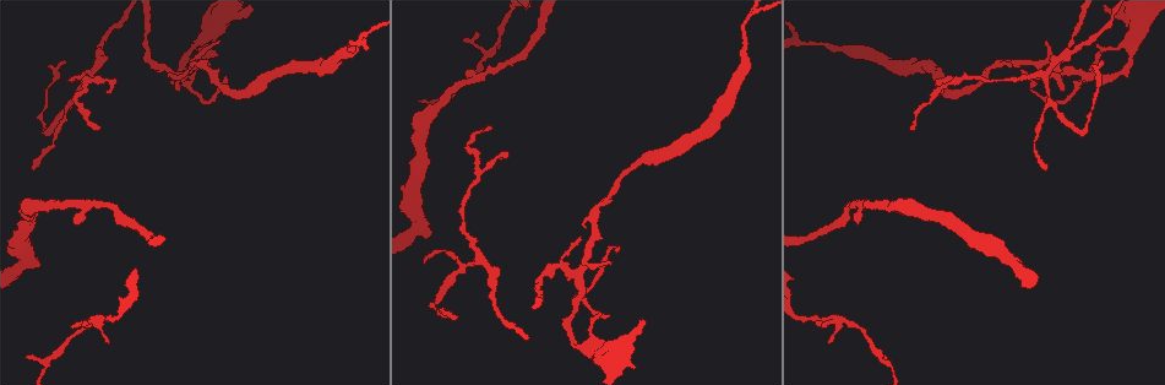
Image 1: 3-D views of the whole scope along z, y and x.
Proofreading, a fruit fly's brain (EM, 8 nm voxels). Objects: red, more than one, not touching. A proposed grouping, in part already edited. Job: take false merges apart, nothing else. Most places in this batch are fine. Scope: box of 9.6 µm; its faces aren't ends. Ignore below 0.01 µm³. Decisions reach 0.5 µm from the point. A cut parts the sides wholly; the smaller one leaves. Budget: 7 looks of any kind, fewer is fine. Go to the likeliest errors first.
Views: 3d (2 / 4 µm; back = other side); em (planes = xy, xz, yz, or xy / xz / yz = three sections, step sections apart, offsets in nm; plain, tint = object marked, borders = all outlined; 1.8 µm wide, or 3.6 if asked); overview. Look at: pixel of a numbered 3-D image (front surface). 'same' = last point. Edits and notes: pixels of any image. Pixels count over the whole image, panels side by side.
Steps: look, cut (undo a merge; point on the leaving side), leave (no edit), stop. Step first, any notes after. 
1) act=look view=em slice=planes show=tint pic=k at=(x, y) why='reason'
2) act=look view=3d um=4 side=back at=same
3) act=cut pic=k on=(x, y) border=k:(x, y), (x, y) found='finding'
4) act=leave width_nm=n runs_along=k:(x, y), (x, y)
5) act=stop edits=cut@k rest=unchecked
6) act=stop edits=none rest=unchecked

act=look view=3d um=4 pic=1 at=(593, 349) why='small branch off a trunk'

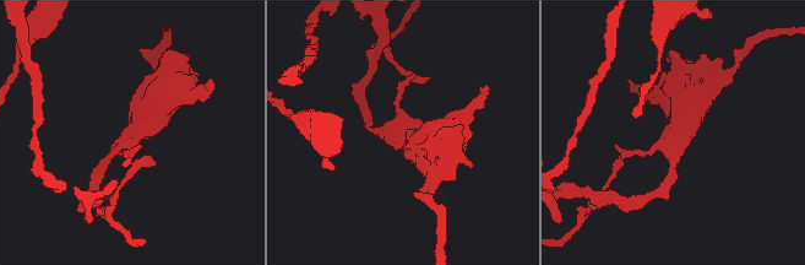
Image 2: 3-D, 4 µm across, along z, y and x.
act=look view=em um=3.6 slice=xy step=16 show=tint pic=2 at=(130, 135) arms=3

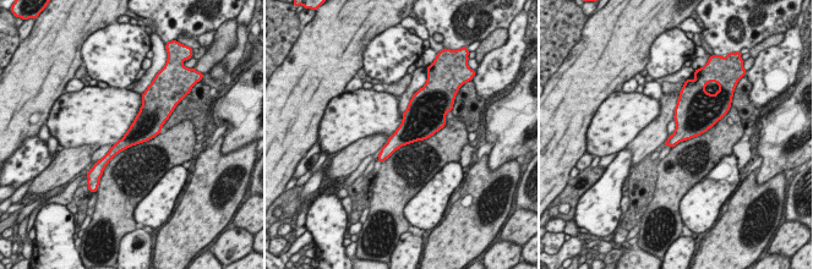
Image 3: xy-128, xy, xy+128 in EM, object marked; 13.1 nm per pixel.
act=look view=em um=3.6 slice=xz step=4 show=tint at=same why='another direction'

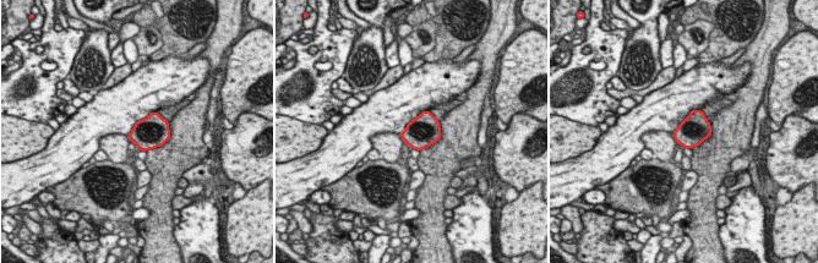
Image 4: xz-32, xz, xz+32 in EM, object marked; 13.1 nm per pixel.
act=leave width_nm=380 found='continuous, no second neuron'

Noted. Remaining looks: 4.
act=look view=em slice=yz step=16 show=tint pic=1 at=(90, 73) why='arms part here'

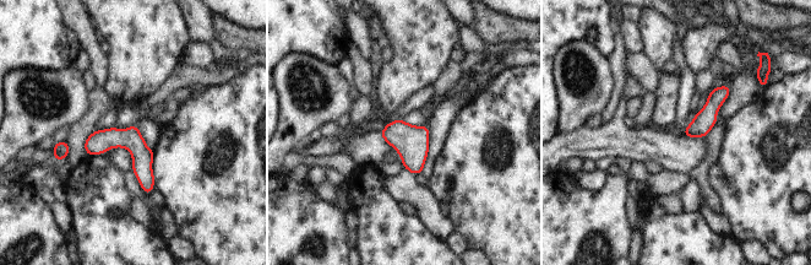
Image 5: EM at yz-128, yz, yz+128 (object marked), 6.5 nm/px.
act=leave runs_along=5:(90, 140), (126, 140), (147, 189) found='one neuron here'

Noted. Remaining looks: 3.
act=look view=3d um=2 side=back pic=1 at=(860, 205)

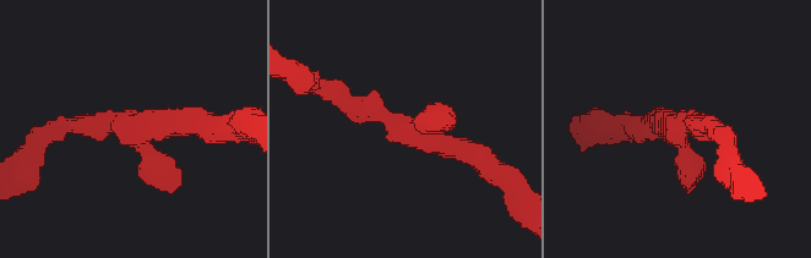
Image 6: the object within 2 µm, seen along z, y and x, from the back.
act=look view=em slice=xy step=4 show=tint pic=6 at=(139, 127)

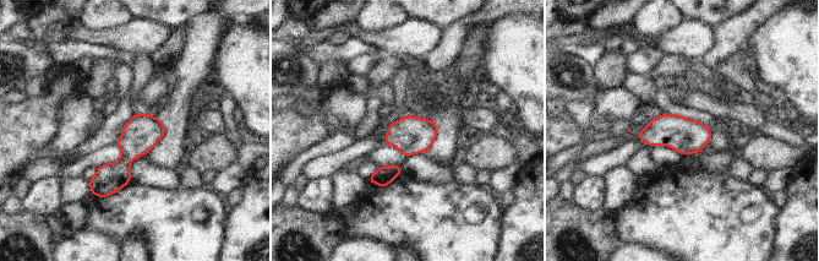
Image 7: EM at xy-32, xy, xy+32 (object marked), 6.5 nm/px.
act=look view=em slice=planes show=tint at=same

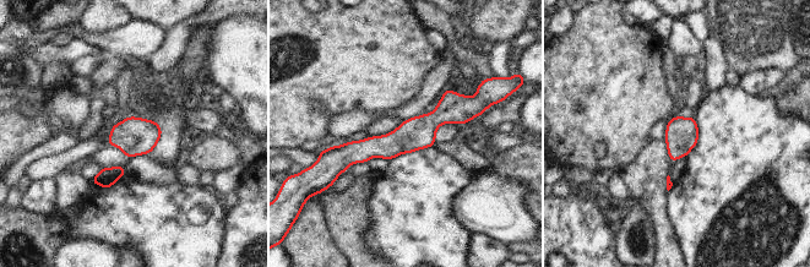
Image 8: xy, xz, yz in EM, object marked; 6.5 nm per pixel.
act=leave width_nm=220 runs_along=8:(476, 113), (335, 153) found='continuous, no second neuron'

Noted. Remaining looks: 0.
act=stop edits=none rest=unchecked

